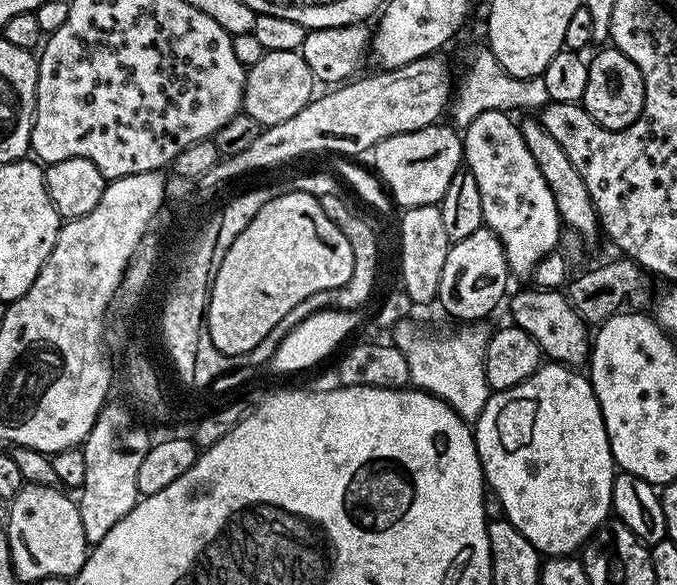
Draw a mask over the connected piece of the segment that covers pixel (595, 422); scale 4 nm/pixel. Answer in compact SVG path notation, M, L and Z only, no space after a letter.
M555 362L541 363L540 369L526 382L522 382L518 386L507 388L501 392L492 392L491 395L489 395L482 414L474 422L474 435L476 437L476 453L478 454L480 465L484 471L487 487L491 489L491 491L496 492L498 498L501 499L507 520L509 520L541 554L551 558L553 556L571 556L579 553L581 549L601 531L602 525L609 519L607 516L610 516L612 512L612 480L615 478L618 469L612 458L610 442L608 441L606 426L602 418L602 410L598 406L598 398L592 389L591 379L589 379L585 373L583 376L580 370L567 364L557 364Z

